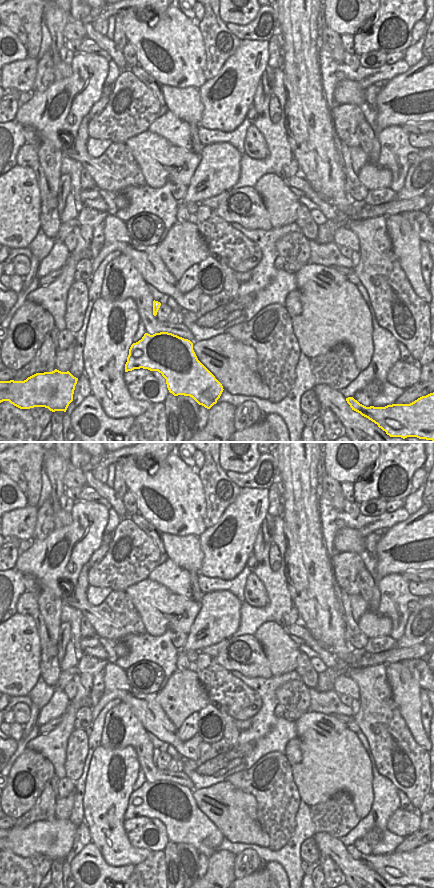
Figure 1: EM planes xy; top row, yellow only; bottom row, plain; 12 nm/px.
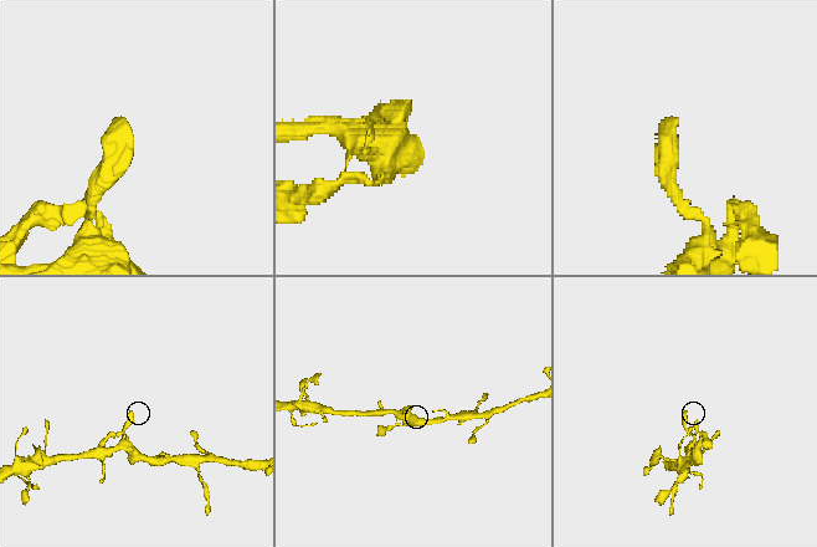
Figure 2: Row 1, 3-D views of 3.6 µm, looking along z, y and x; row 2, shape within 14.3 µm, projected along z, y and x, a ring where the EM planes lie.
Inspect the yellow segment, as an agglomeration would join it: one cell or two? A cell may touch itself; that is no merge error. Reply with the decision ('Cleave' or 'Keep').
Keep.

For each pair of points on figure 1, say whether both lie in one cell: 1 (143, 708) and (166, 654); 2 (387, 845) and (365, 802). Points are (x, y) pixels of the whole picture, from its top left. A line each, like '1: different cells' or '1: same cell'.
1: different cells
2: different cells

